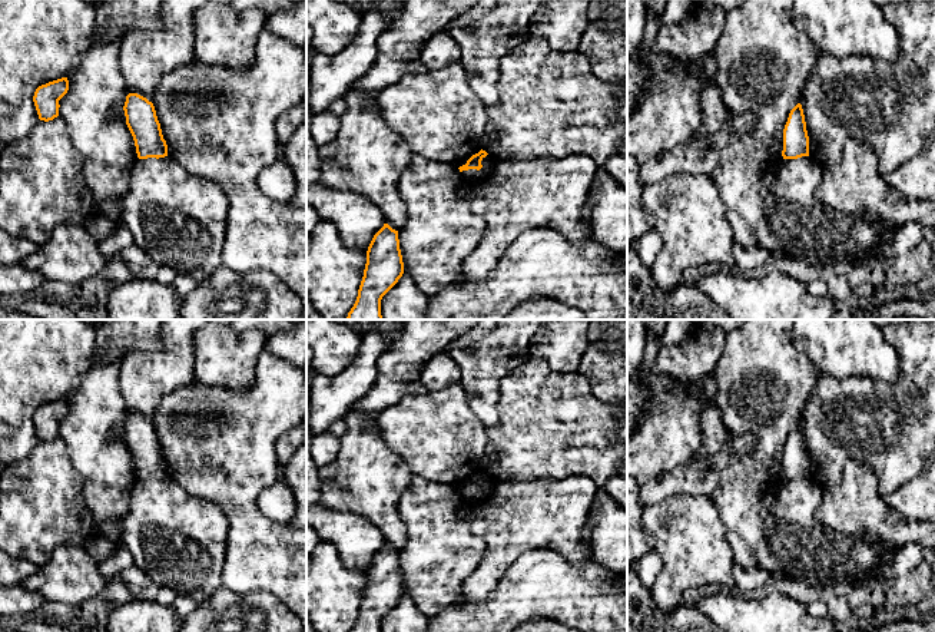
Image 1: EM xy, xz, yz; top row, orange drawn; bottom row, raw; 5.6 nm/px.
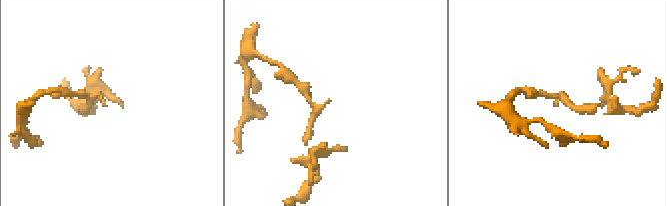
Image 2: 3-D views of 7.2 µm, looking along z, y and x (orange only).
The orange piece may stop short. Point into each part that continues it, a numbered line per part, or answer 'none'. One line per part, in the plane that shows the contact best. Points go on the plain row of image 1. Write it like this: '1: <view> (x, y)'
none

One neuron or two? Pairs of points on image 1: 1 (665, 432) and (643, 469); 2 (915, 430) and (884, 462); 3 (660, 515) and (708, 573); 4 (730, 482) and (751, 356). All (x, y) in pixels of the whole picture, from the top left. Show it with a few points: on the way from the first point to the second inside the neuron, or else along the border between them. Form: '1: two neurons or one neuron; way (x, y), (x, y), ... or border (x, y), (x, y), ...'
1: one neuron; way (662, 440), (643, 460)
2: one neuron; way (908, 437), (891, 455)
3: one neuron; way (675, 529), (703, 559)
4: one neuron; way (761, 450), (753, 387)

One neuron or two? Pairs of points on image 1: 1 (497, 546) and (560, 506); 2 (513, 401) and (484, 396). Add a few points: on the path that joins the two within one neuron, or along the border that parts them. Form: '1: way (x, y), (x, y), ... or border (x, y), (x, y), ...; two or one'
1: way (513, 530), (529, 515), (544, 515); one
2: border (513, 369), (500, 386), (497, 420), (486, 429); two

